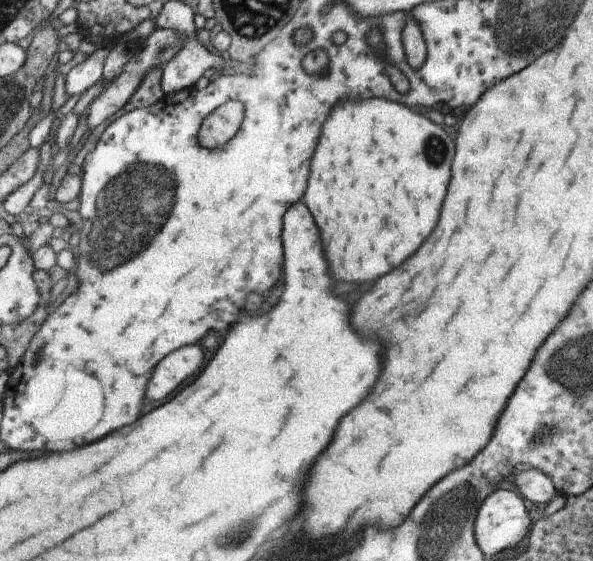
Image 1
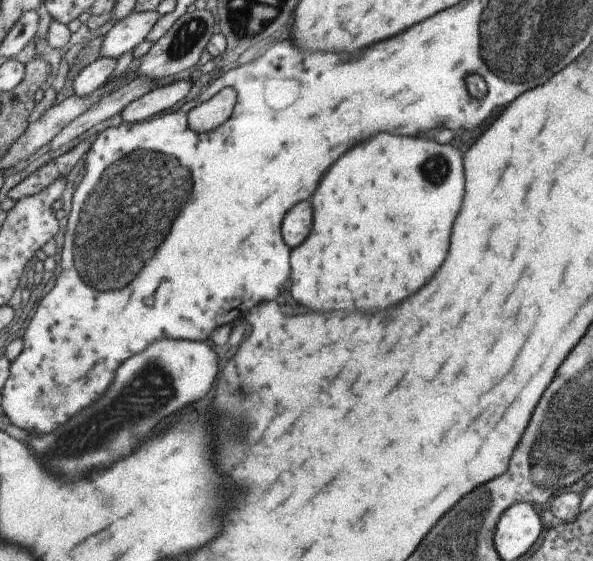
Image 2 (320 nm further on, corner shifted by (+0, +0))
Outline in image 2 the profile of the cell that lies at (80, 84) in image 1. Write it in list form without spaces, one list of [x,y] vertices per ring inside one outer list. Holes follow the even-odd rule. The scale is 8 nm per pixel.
[[[157,10],[132,12],[115,24],[101,40],[101,58],[118,58],[137,48],[149,37],[155,24],[162,18]]]

